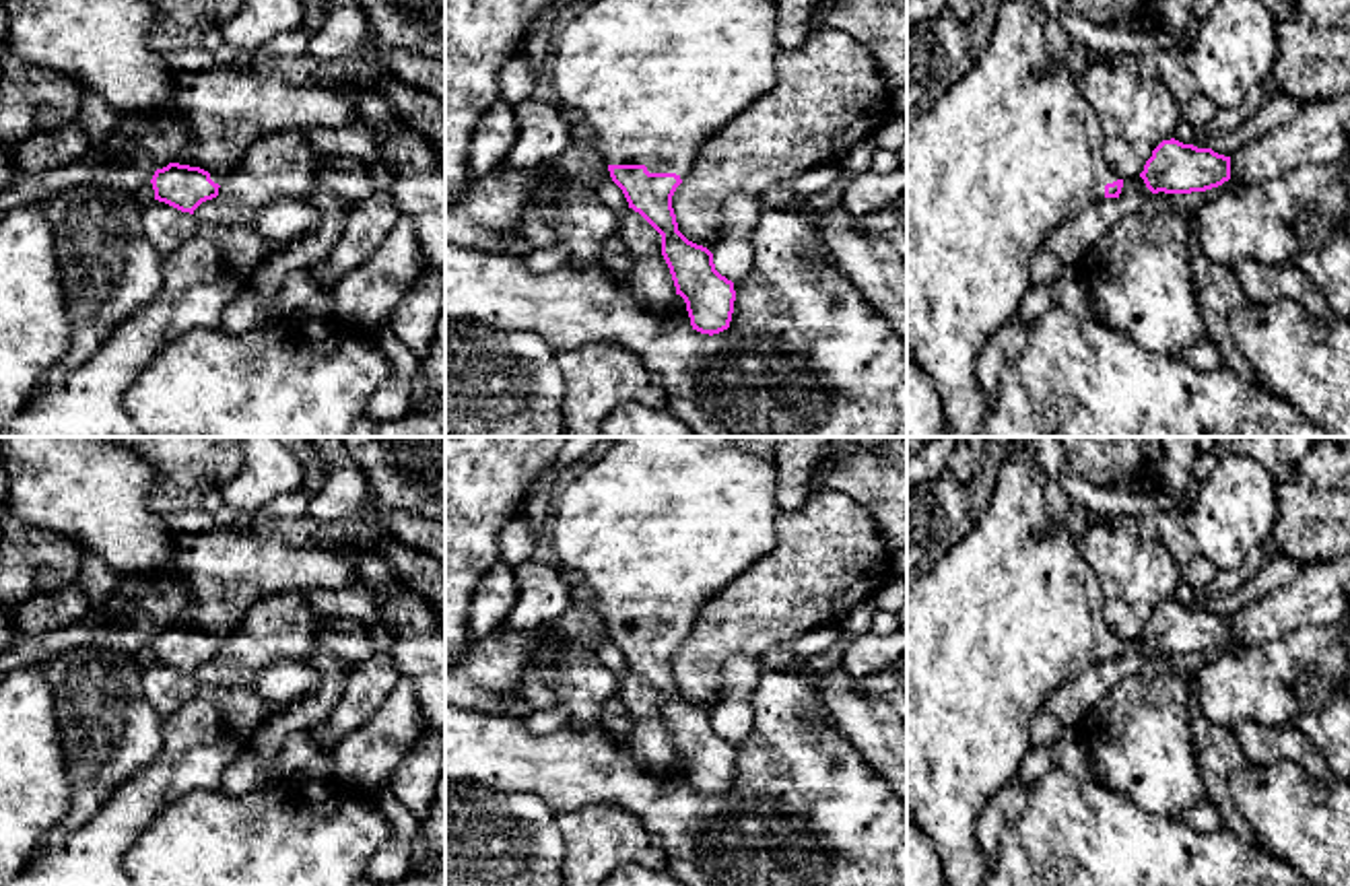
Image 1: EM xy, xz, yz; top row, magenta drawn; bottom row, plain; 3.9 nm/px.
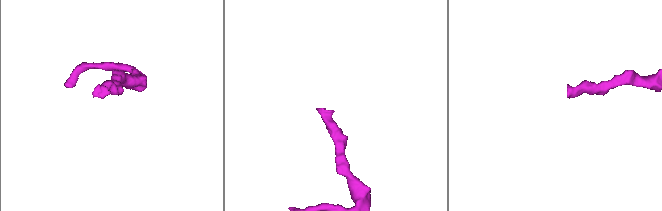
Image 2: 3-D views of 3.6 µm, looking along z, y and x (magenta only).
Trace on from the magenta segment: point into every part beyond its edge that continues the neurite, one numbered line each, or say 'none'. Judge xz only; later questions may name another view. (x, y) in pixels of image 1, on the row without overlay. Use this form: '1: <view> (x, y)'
1: xz (658, 526)

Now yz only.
1: yz (1010, 612)

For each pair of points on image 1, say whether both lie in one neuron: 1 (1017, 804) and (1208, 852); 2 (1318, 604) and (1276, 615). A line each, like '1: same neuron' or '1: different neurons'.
1: different neurons
2: same neuron

